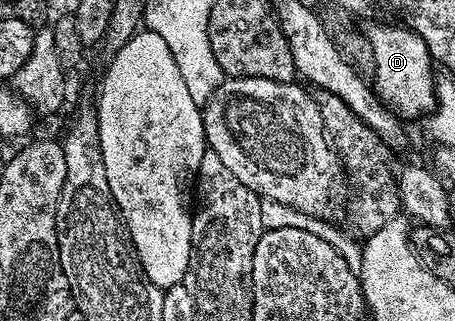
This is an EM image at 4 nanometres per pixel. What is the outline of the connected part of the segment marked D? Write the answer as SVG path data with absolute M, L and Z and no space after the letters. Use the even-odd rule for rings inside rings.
M373 24L363 32L364 39L369 41L373 51L371 80L375 85L376 95L390 112L401 118L428 117L438 106L435 71L433 72L435 61L429 55L429 48L423 38L419 38L419 34L404 26L396 27L392 28L389 24Z

